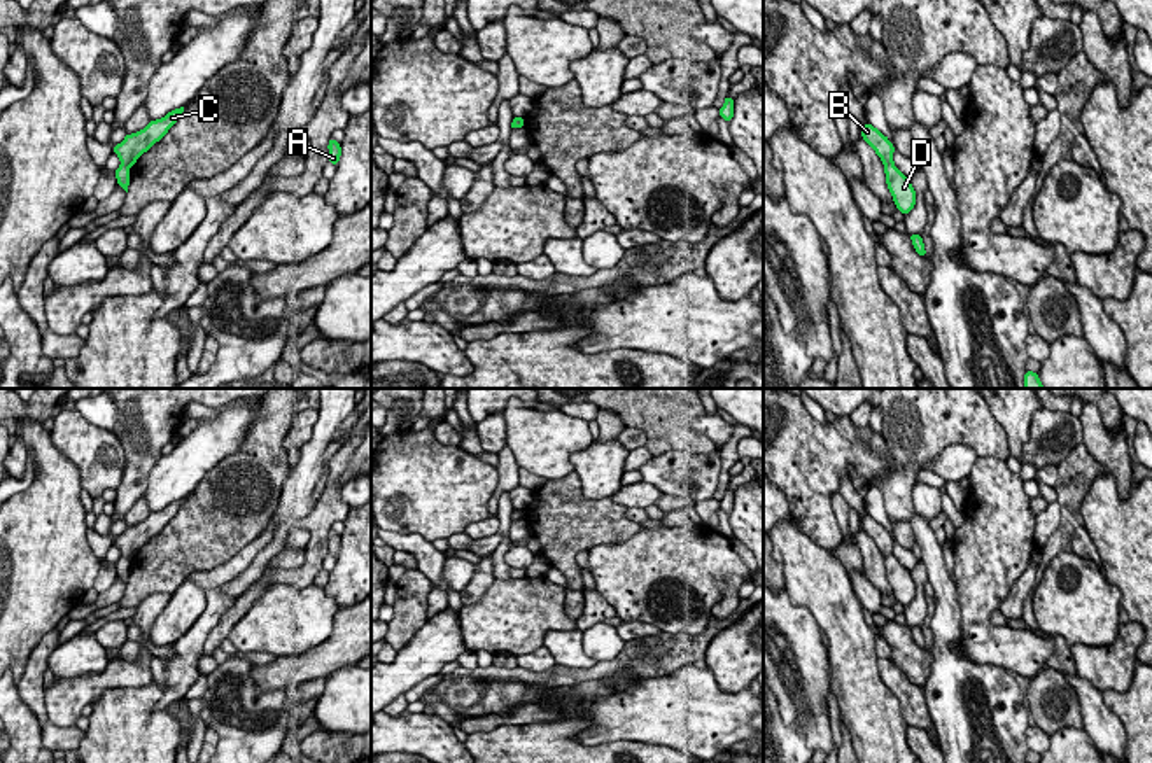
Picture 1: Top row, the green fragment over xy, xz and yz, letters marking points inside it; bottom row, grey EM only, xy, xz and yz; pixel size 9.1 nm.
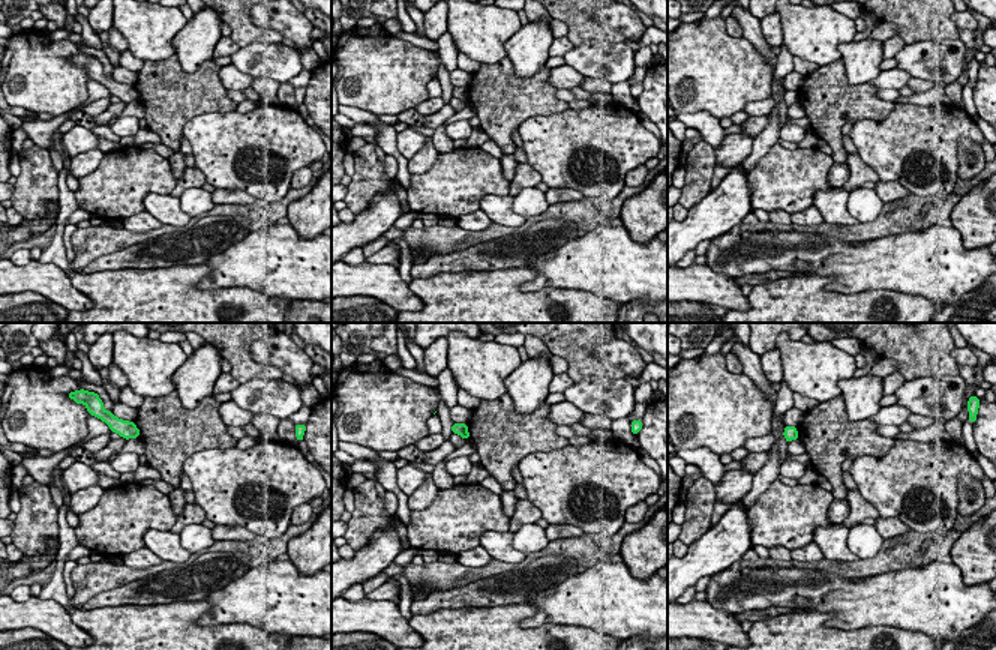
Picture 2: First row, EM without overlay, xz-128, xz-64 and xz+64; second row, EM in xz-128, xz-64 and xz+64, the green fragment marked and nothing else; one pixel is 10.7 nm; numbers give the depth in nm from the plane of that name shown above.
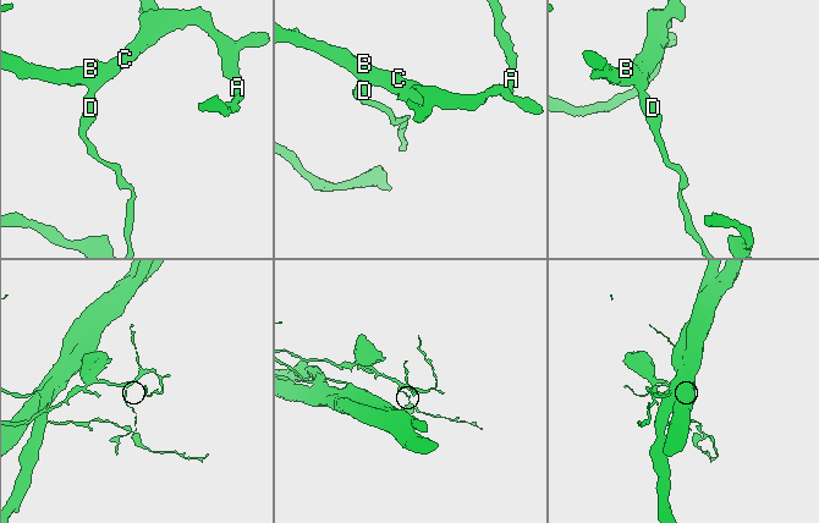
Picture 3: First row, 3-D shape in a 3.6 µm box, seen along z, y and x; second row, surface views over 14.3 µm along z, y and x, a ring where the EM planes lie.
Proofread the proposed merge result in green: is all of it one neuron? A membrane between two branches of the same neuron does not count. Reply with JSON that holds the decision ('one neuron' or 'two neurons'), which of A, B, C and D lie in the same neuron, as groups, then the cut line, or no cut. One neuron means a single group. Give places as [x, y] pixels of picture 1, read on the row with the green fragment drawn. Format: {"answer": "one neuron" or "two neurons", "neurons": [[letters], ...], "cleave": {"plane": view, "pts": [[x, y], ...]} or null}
{"answer": "two neurons", "neurons": [["A", "B", "C"], ["D"]], "cleave": {"plane": "xy", "pts": [[121, 161], [128, 167]]}}

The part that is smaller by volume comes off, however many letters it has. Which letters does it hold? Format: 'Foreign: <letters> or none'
Foreign: A, B, C

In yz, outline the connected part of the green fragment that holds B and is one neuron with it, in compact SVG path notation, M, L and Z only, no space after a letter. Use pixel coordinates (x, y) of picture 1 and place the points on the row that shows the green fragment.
M867 122L861 128L861 136L867 144L872 145L872 149L875 150L875 154L881 158L881 161L884 164L893 163L893 152L895 147L893 144L888 140L888 136L884 136L877 128L874 128L870 122Z

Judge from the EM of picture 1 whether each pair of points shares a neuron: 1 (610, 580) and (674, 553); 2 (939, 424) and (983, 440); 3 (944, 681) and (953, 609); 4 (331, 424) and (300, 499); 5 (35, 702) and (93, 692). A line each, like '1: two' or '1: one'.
1: one
2: one
3: one
4: one
5: two

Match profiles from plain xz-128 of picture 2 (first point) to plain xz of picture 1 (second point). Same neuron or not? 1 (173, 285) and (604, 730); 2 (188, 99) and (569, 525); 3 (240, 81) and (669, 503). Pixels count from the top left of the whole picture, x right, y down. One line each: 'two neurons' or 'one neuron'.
1: two neurons
2: one neuron
3: two neurons

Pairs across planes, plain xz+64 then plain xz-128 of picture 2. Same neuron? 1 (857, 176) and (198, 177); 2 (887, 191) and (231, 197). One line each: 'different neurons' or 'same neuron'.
1: same neuron
2: same neuron

